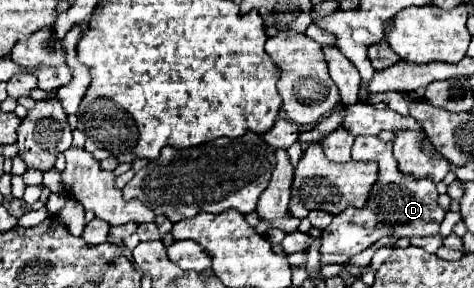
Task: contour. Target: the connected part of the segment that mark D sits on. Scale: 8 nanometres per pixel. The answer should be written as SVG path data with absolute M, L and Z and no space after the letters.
M357 136L353 144L353 160L377 160L381 168L381 180L375 182L371 198L365 208L347 208L323 232L321 254L347 254L355 256L375 244L383 236L411 238L411 236L435 236L445 218L443 208L437 204L437 190L429 178L413 180L397 172L397 160L393 156L393 144L383 142L377 136Z

